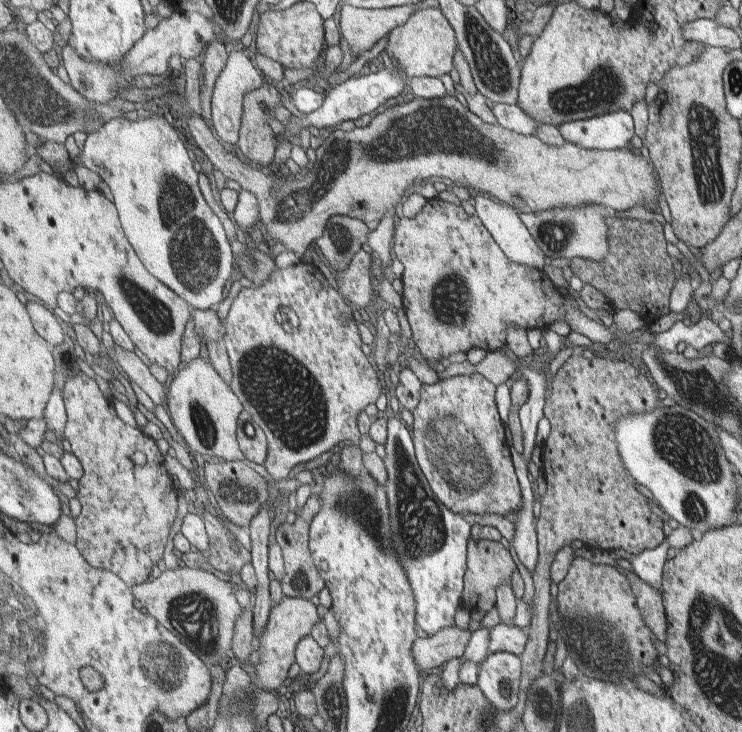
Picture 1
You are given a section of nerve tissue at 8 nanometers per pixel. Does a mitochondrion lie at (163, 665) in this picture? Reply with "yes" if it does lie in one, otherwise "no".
yes

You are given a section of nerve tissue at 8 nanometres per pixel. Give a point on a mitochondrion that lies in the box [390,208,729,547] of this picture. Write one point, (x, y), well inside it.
(455, 452)

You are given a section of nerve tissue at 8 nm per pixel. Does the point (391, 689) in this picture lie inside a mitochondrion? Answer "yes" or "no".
yes

